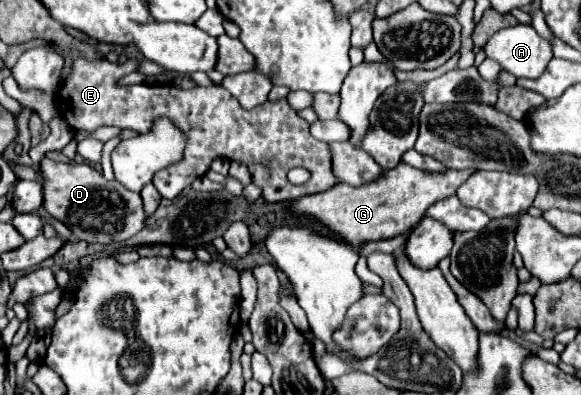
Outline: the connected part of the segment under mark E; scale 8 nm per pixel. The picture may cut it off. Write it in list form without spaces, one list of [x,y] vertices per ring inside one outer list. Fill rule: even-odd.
[[[74,56],[72,74],[56,94],[58,108],[74,130],[118,126],[134,132],[148,132],[156,116],[170,116],[176,120],[176,126],[180,126],[188,136],[188,146],[182,162],[156,172],[152,178],[152,184],[162,198],[176,198],[196,178],[202,178],[216,158],[228,158],[244,164],[250,170],[252,184],[262,190],[262,198],[268,204],[318,194],[338,184],[336,176],[332,176],[330,146],[310,134],[310,124],[298,116],[286,98],[276,102],[268,100],[252,110],[246,110],[226,88],[220,88],[220,84],[184,90],[174,84],[120,86],[120,78],[122,76],[116,74],[116,62],[88,62]],[[296,166],[304,166],[312,172],[312,178],[302,186],[292,186],[286,180],[286,172]]]

